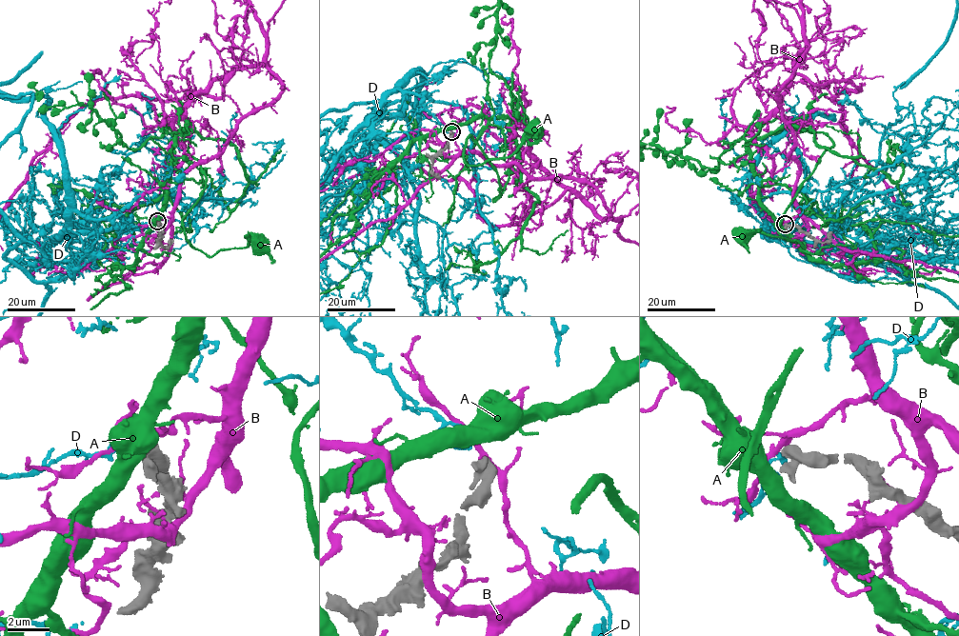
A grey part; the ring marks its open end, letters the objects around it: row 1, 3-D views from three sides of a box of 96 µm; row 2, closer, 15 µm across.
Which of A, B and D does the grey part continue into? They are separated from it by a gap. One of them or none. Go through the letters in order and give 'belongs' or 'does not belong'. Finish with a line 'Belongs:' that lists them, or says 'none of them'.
A: does not belong
B: does not belong
D: does not belong
Belongs: none of them

